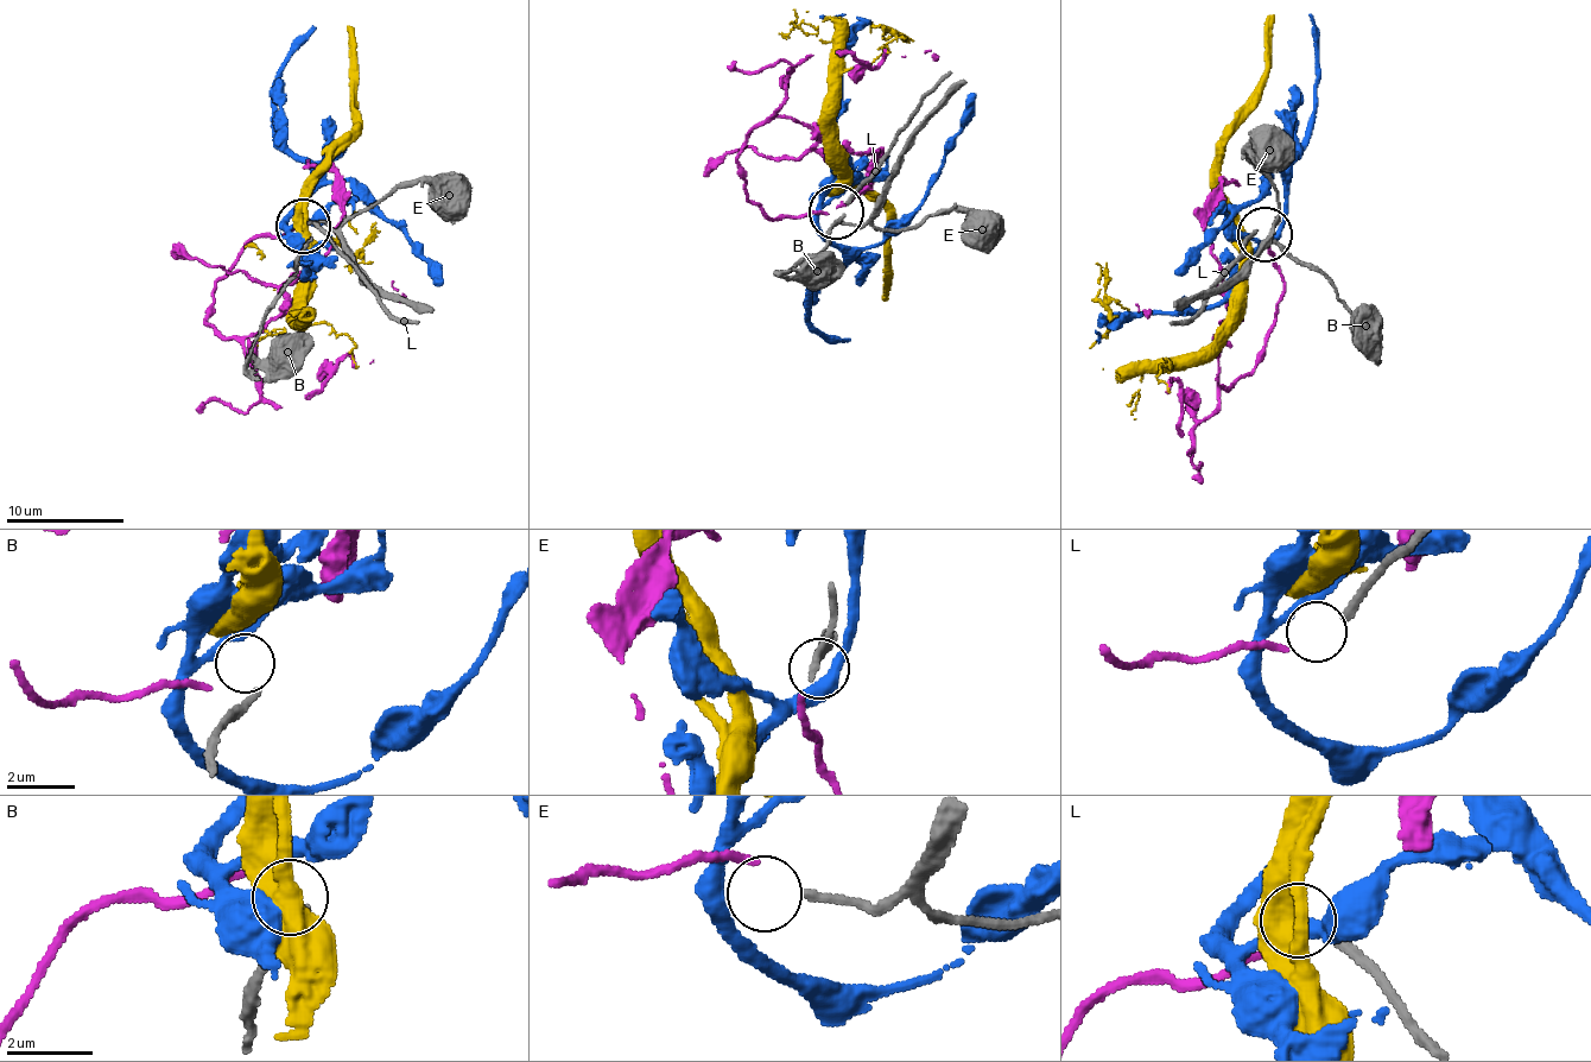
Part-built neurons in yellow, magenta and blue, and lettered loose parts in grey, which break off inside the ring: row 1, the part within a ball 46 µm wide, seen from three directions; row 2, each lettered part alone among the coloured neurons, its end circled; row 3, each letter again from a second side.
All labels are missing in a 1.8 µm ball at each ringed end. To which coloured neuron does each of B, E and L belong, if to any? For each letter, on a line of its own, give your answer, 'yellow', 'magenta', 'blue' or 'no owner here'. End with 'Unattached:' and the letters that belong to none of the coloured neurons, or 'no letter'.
B: no owner here
E: magenta
L: no owner here
Unattached: B, L

